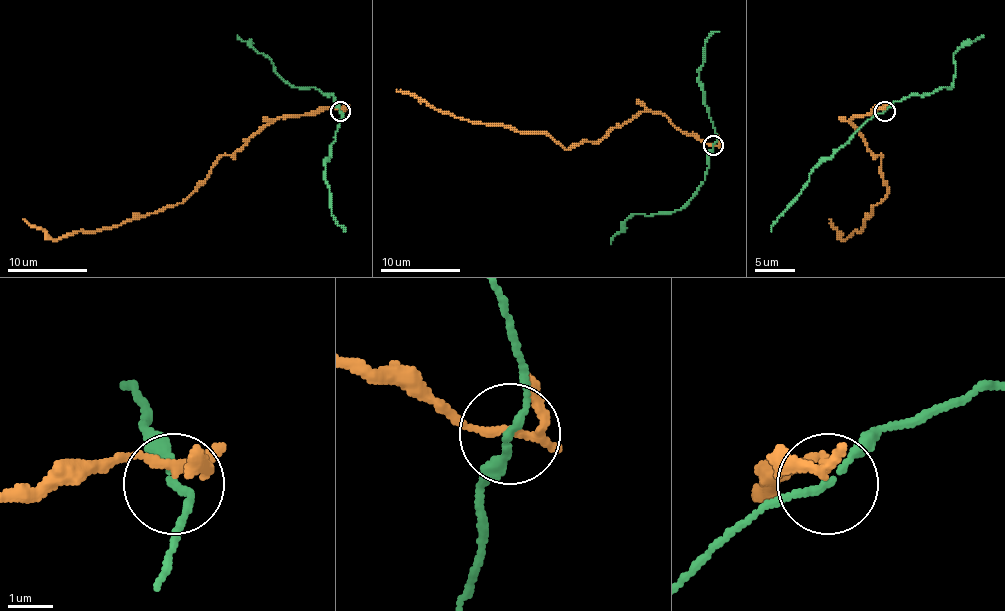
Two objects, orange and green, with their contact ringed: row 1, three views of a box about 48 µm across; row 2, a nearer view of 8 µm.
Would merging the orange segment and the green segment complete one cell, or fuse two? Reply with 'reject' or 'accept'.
reject

